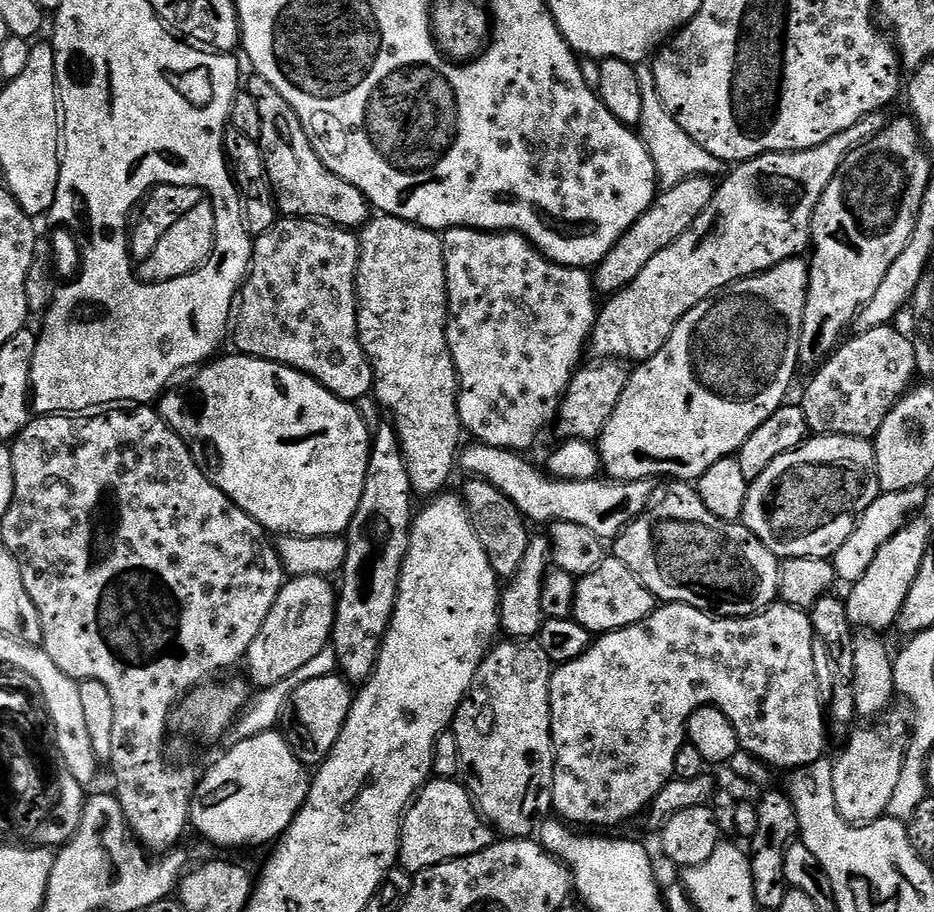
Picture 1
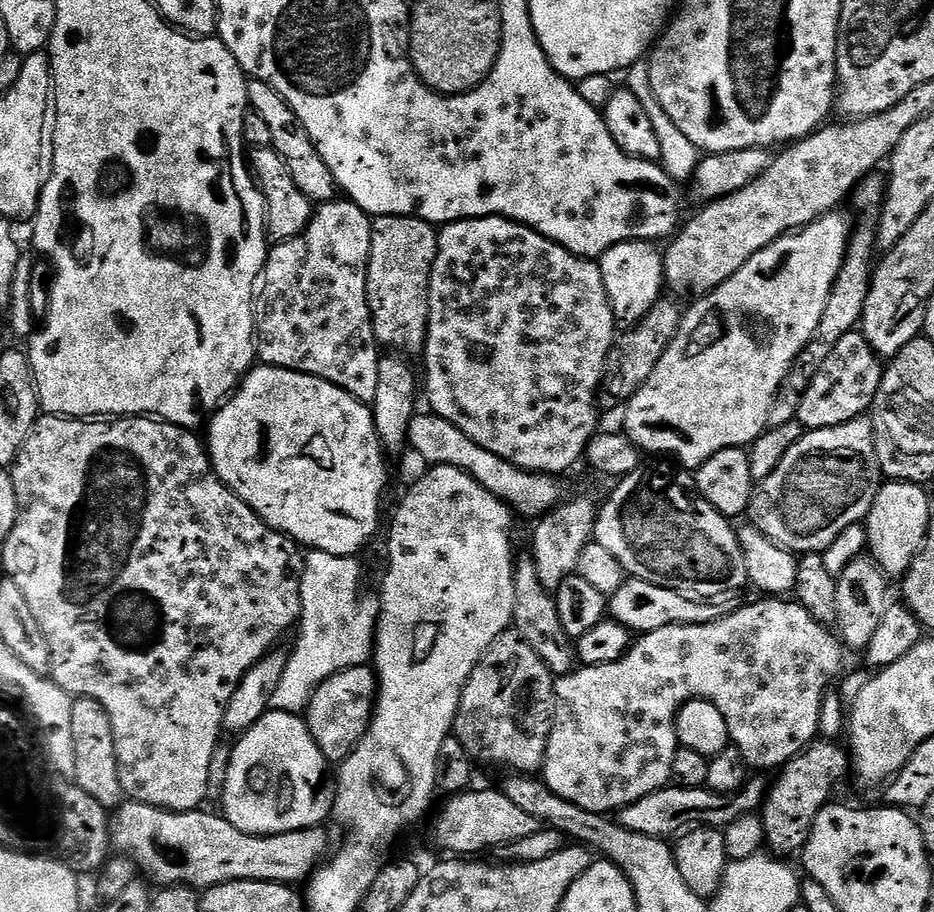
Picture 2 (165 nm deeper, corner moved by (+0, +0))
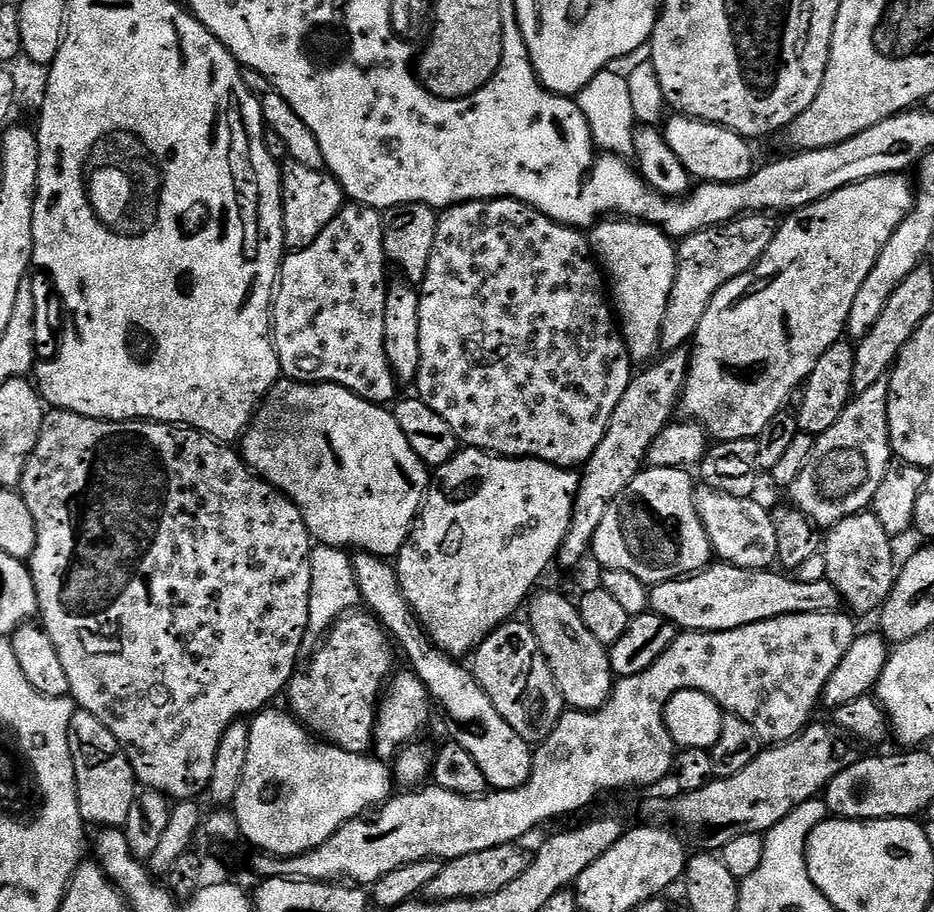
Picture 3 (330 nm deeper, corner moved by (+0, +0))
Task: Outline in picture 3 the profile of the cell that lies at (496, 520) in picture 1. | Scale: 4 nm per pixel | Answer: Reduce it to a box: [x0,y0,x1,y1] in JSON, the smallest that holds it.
[526,592,614,712]

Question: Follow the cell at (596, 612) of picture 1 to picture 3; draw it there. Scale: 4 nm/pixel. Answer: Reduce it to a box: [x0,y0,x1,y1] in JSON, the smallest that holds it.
[648,562,841,632]

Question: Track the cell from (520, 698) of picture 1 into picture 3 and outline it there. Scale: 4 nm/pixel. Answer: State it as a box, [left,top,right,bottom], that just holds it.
[474,618,566,746]

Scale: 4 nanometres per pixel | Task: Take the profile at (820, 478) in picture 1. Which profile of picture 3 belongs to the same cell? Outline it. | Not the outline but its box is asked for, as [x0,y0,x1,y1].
[790,379,893,529]

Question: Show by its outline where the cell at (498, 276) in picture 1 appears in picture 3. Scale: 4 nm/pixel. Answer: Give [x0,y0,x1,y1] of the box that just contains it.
[414,200,634,469]

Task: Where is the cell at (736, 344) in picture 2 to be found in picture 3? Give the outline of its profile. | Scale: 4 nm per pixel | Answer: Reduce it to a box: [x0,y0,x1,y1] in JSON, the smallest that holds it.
[679,174,916,441]

